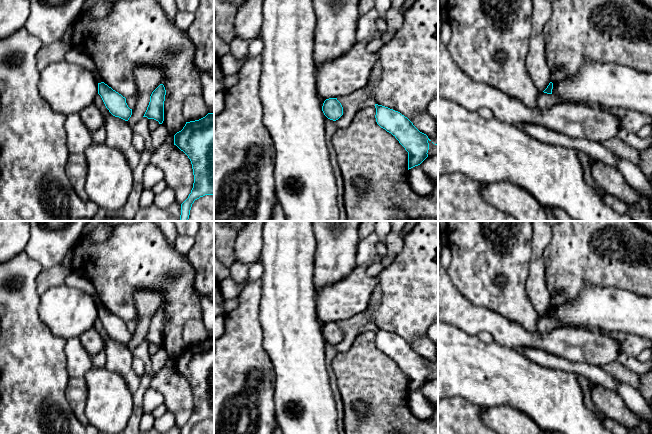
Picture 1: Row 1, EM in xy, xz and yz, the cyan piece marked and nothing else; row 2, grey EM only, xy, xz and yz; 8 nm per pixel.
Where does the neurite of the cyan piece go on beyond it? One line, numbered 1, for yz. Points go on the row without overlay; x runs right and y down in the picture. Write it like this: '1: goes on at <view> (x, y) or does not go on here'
1: does not go on here

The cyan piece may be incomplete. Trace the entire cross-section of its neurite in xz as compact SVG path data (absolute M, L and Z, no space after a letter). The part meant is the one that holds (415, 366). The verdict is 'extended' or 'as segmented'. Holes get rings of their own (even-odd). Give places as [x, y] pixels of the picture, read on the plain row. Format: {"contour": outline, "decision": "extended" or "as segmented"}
{"contour": "M375 328L377 348L391 357L408 376L408 394L420 389L429 374L428 360L420 356L413 347L400 336Z", "decision": "as segmented"}

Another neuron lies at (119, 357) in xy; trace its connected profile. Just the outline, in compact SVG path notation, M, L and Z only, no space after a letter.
M112 338L104 340L106 353L105 367L123 377L128 389L132 394L136 392L140 385L140 375L137 375L132 369L132 360L134 356L127 345L115 341Z

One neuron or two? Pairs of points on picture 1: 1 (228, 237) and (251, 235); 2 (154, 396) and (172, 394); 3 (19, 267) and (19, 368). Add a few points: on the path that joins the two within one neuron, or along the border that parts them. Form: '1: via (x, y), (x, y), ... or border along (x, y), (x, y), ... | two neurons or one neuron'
1: border along (238, 232), (234, 246), (234, 258), (236, 260) | two neurons
2: border along (150, 387), (162, 395), (164, 403) | two neurons
3: via (23, 292), (23, 343) | one neuron

